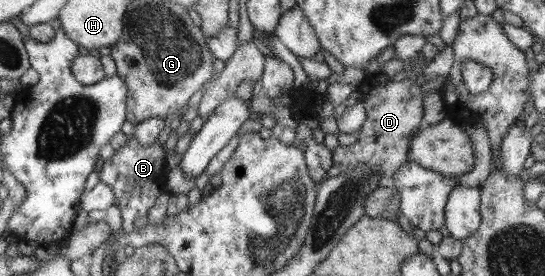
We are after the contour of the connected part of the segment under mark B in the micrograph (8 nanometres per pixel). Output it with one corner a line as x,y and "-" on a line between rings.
128,134
126,145
115,149
112,157
98,167
99,179
113,189
113,205
116,205
122,214
123,235
148,224
148,210
165,191
165,154
166,147
159,140
143,146
134,134

